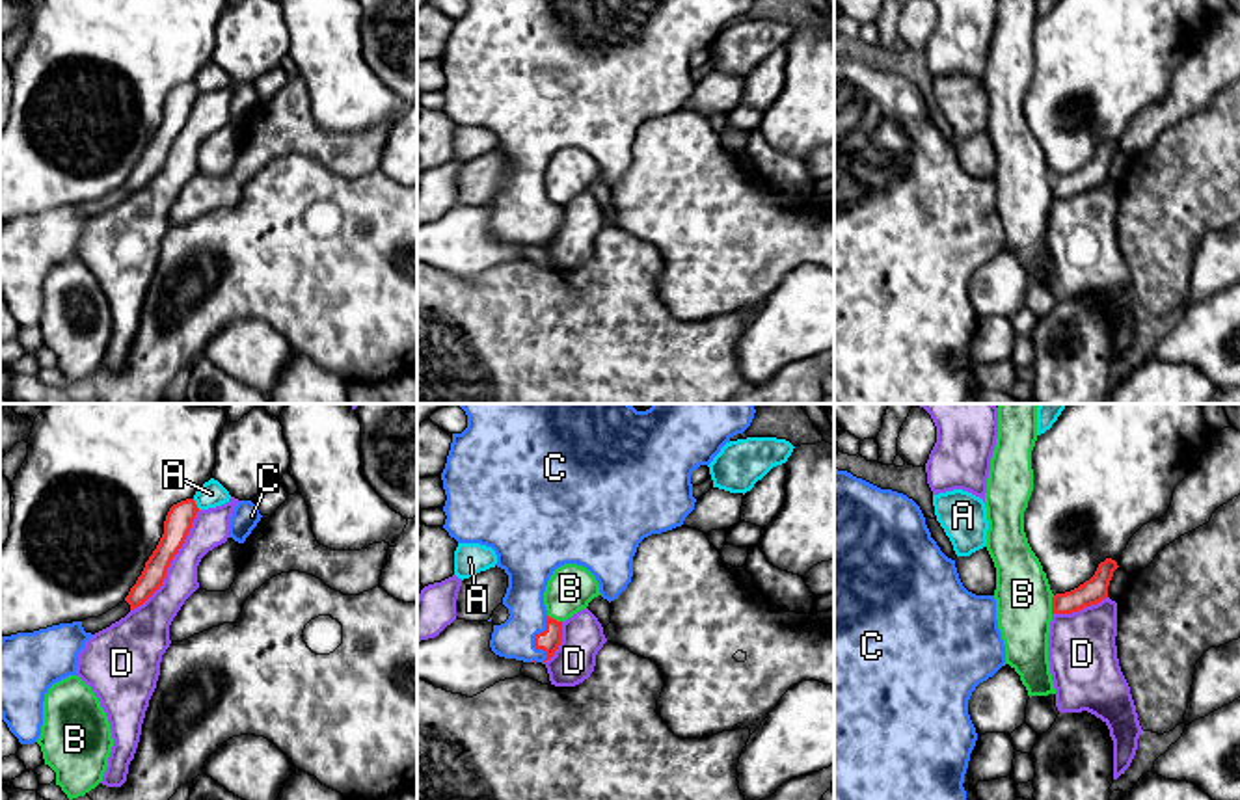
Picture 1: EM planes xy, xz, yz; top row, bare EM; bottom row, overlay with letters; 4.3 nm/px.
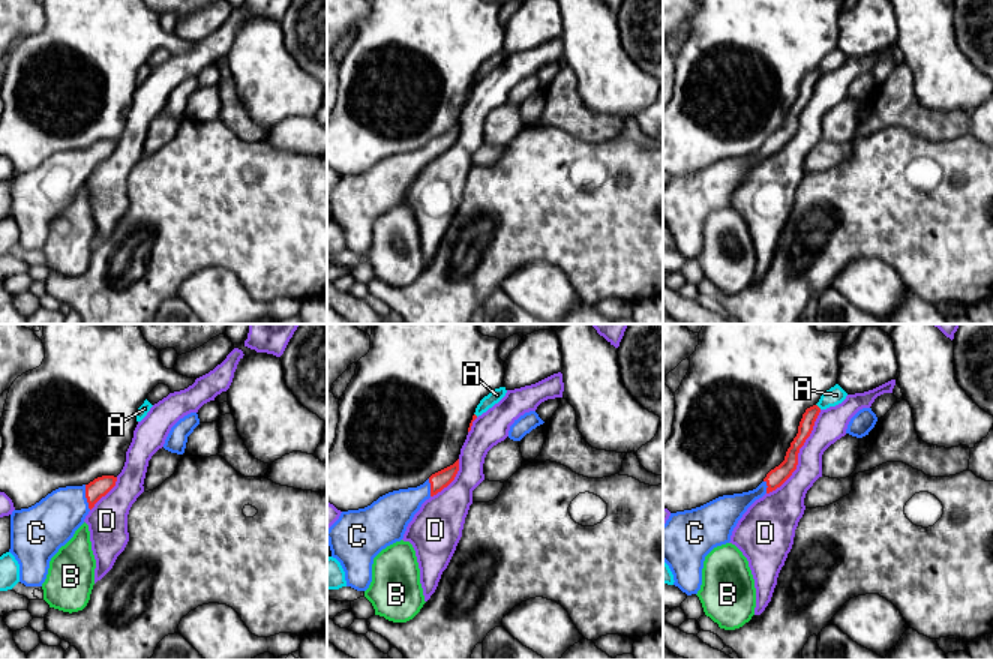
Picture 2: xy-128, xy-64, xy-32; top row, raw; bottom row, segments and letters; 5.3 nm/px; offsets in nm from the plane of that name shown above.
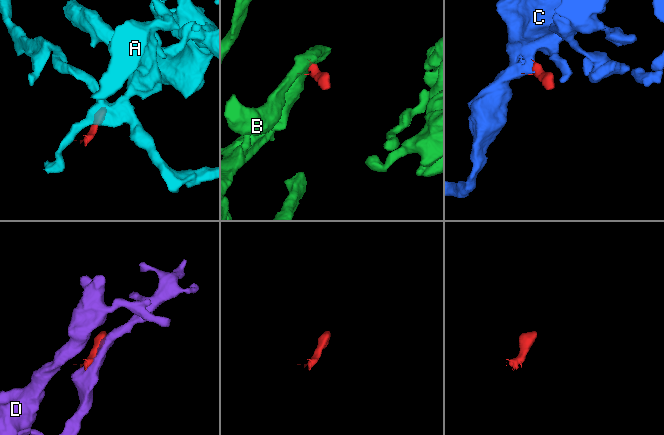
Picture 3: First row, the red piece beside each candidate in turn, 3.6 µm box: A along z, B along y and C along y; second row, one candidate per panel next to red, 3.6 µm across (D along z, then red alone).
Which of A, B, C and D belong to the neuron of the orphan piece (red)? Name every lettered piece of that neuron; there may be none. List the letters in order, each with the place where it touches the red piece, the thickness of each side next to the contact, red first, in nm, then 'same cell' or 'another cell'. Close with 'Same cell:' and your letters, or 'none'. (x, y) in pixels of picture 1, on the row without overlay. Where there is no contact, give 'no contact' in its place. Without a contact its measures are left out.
A: xy (196, 88) | 120/110 nm | another cell
B: yz (1052, 188) | 110/240 nm | another cell
C: xz (535, 224) | 90/170 nm | same cell
D: xy (170, 146) | 120/160 nm | another cell
Same cell: C

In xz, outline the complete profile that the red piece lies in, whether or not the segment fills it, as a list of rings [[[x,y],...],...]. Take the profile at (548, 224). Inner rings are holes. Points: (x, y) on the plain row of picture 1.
[[[467,0],[467,11],[452,17],[451,33],[441,56],[447,78],[443,95],[447,99],[443,112],[458,127],[480,127],[492,130],[497,138],[497,151],[508,158],[508,171],[503,186],[493,193],[493,216],[490,231],[495,238],[523,246],[549,244],[562,225],[562,205],[547,199],[544,175],[553,154],[564,147],[586,151],[600,167],[600,177],[609,186],[627,171],[633,160],[633,140],[639,127],[652,119],[681,110],[694,93],[691,58],[700,48],[709,48],[721,32],[737,17],[743,17],[754,0]]]

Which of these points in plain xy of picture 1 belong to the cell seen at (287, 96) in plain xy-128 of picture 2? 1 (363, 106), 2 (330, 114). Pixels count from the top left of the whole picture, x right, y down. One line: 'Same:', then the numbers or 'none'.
Same: 1, 2

